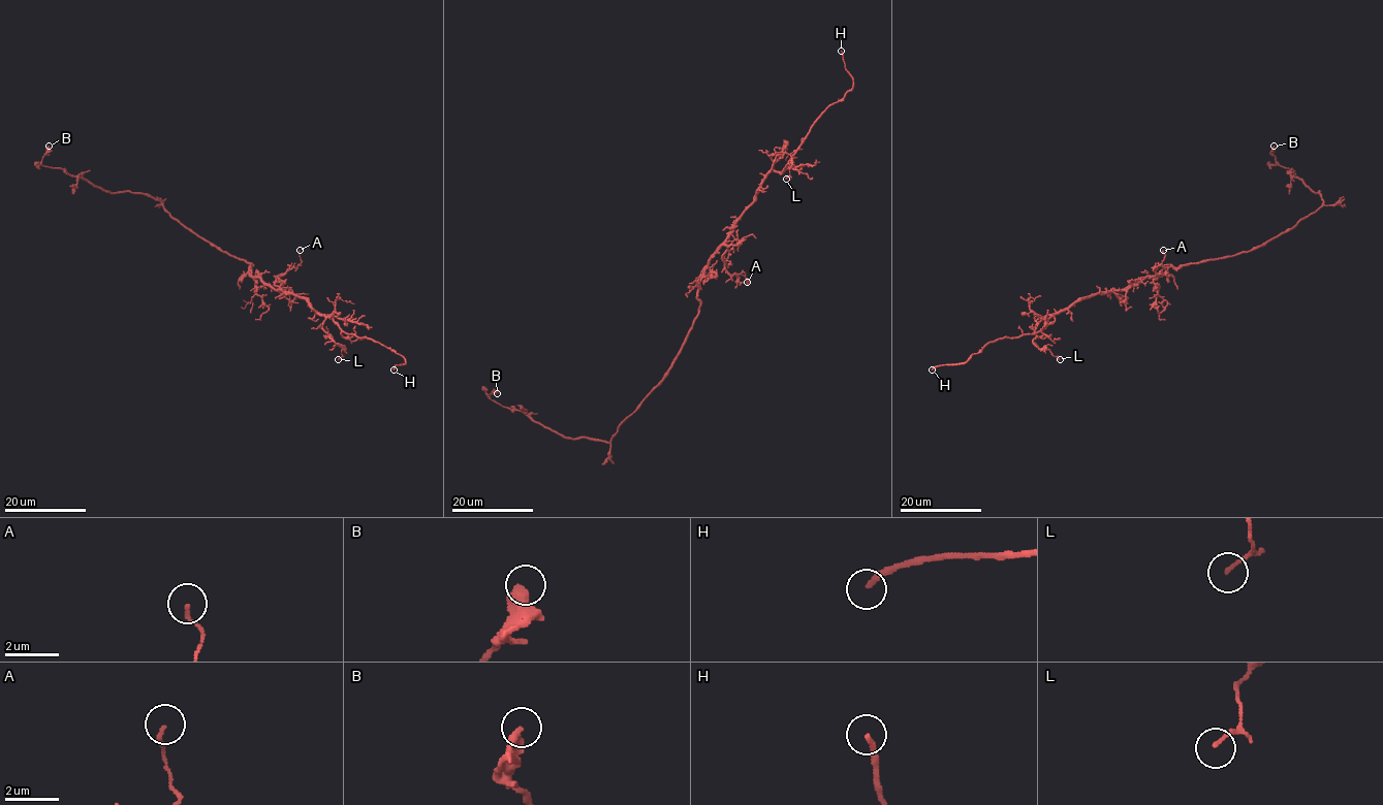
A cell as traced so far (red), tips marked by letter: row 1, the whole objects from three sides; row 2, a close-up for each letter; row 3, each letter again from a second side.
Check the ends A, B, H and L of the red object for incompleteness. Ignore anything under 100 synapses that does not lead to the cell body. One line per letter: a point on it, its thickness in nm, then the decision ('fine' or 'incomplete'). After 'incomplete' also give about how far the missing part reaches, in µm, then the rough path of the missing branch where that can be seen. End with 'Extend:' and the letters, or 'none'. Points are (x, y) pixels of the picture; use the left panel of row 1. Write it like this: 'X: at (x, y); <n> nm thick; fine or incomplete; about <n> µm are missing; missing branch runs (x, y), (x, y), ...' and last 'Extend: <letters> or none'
A: at (300, 250); 130 nm thick; fine
B: at (49, 146); 400 nm thick; fine
H: at (394, 369); 220 nm thick; incomplete; about 20 µm are missing; missing branch runs (394, 369), (385, 374), (369, 368), (367, 376), (360, 377)
L: at (338, 359); 130 nm thick; fine
Extend: H

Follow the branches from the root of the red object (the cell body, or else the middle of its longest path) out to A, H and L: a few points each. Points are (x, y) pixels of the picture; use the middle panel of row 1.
A: (700, 302), (697, 285), (701, 271), (722, 245), (726, 247), (724, 268), (731, 275), (743, 271), (747, 282)
H: (700, 302), (697, 285), (703, 267), (762, 180), (772, 170), (782, 171), (814, 122), (852, 88), (841, 51)
L: (700, 302), (697, 285), (701, 271), (753, 200), (772, 167), (772, 154), (791, 156), (786, 179)

